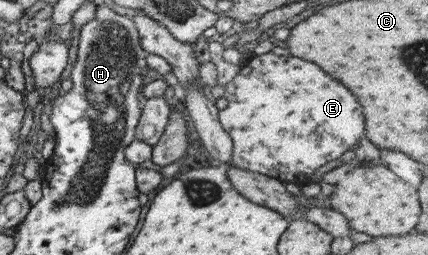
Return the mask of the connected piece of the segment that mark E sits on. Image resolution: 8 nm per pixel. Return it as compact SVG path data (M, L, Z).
M272 52L253 55L233 80L224 85L224 90L227 106L217 112L217 120L231 139L232 165L247 172L259 173L283 183L293 182L297 186L319 182L330 167L337 168L334 160L365 135L363 109L351 91L317 65L291 55L275 55Z

